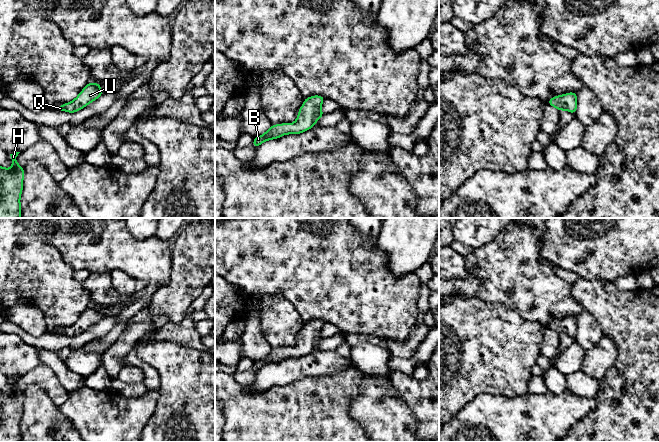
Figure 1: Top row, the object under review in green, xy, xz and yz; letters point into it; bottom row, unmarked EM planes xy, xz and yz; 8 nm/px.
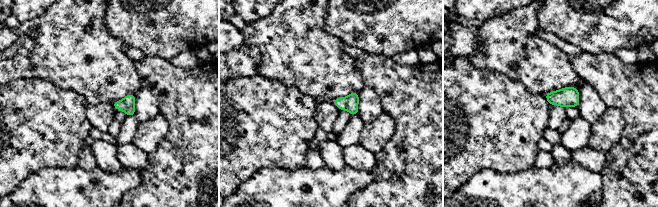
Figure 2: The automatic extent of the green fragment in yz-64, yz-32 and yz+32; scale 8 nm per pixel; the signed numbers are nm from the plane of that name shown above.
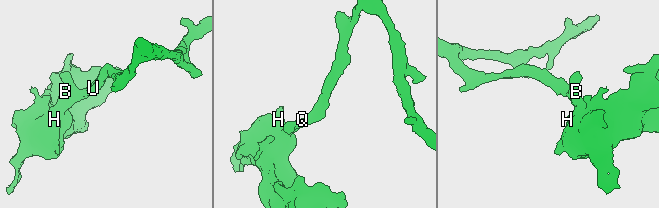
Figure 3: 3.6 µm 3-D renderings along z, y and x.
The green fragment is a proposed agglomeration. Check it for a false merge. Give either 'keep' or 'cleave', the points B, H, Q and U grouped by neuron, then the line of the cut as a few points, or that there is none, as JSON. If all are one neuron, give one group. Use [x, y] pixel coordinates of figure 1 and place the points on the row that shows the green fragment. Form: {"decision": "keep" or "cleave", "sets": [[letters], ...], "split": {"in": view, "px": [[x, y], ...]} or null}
{"decision": "keep", "sets": [["B", "H", "Q", "U"]], "split": null}

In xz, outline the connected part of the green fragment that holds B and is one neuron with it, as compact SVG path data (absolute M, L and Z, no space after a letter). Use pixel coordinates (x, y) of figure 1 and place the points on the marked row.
M319 95L305 98L294 123L272 125L263 135L254 137L252 146L258 147L265 141L277 139L286 134L300 134L311 129L316 125L316 121L324 115L321 105L325 99Z

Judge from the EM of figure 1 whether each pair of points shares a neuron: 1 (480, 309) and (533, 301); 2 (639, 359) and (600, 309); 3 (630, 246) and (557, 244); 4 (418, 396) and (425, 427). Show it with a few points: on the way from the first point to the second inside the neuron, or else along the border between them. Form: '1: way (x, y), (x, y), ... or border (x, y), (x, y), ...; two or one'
1: border (480, 299), (500, 302), (523, 318); two
2: way (638, 346), (613, 321); one
3: way (612, 245), (575, 245); one
4: way (425, 404), (425, 419); one

